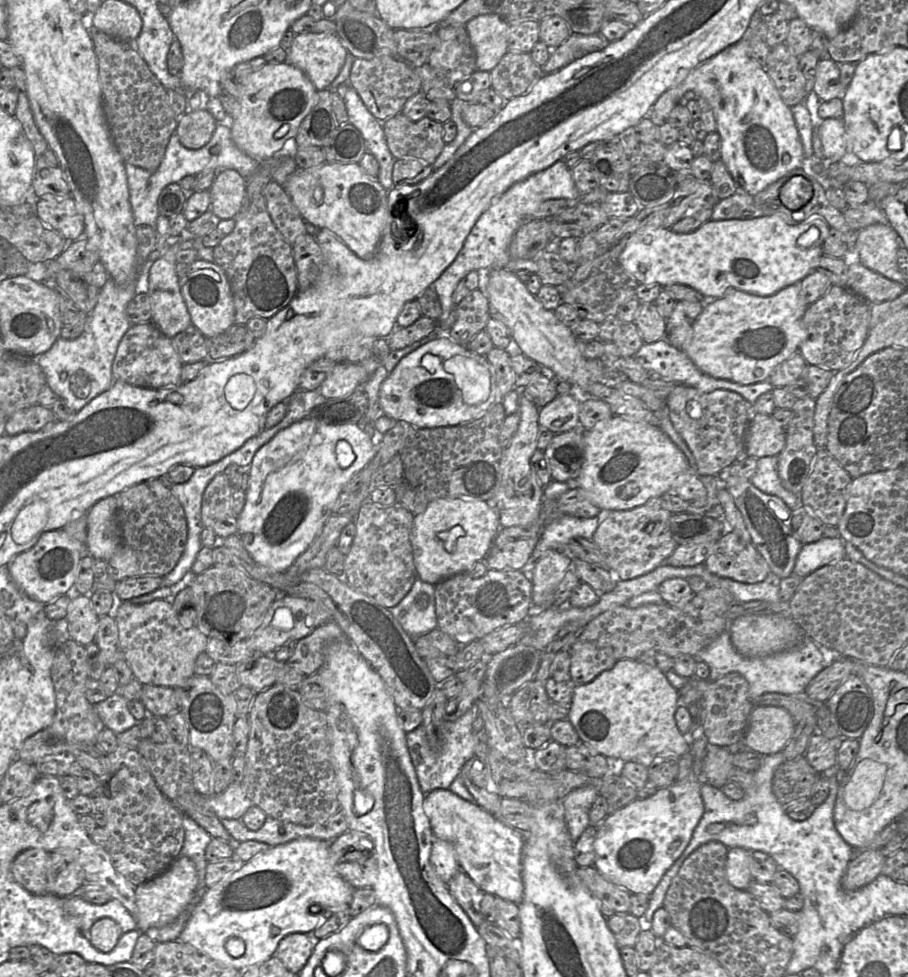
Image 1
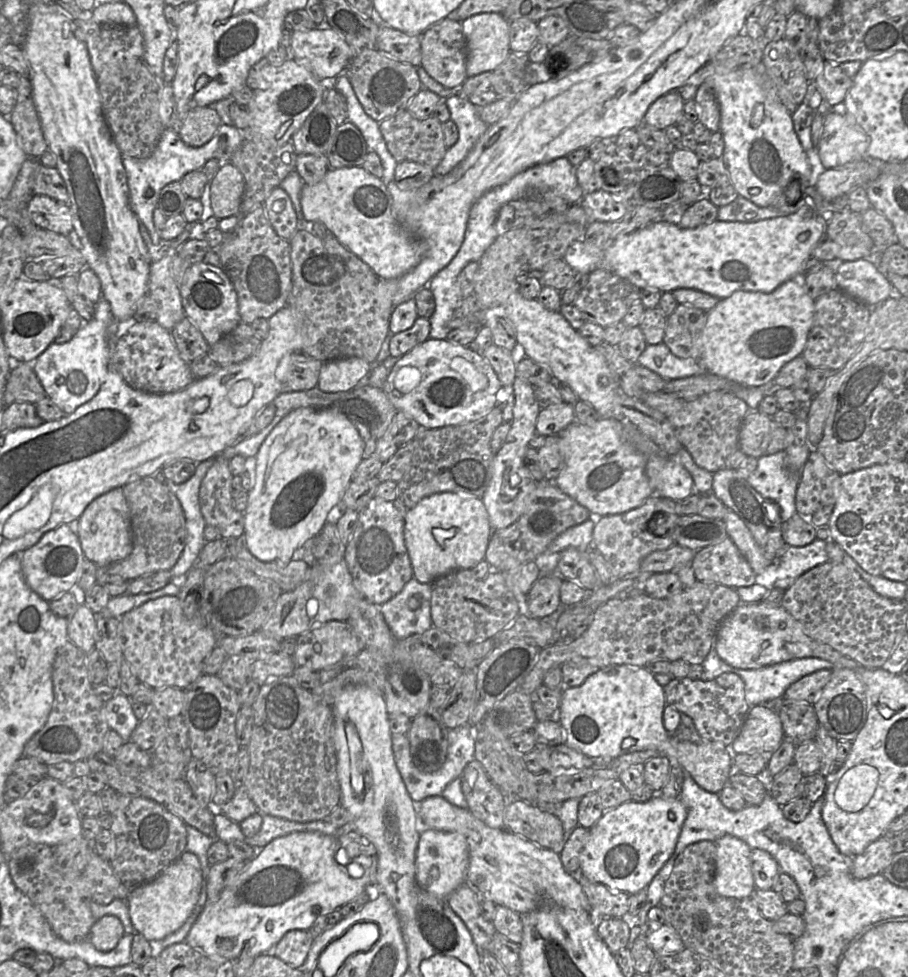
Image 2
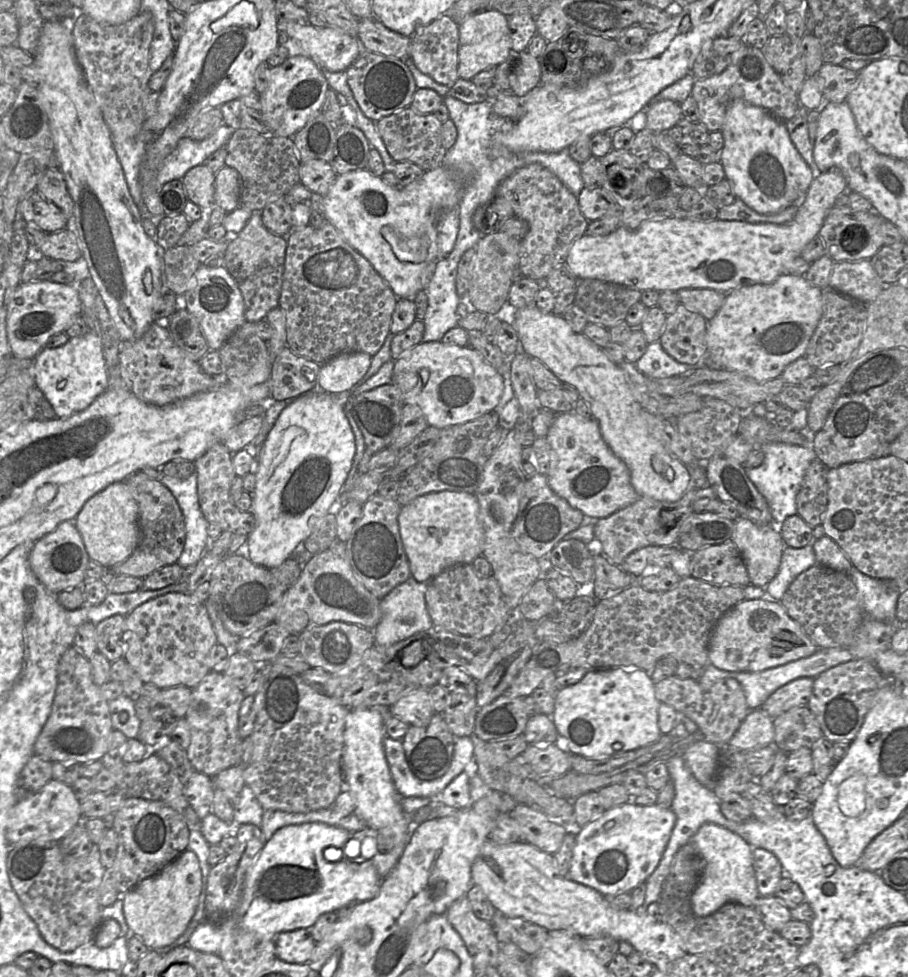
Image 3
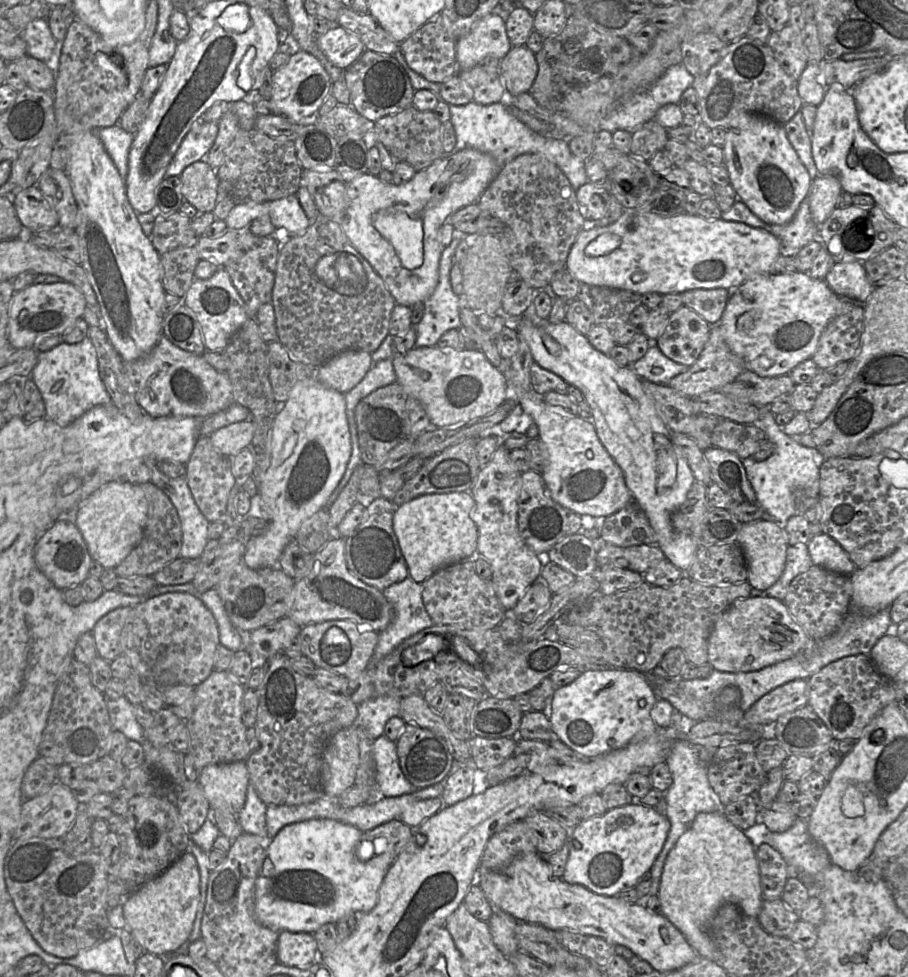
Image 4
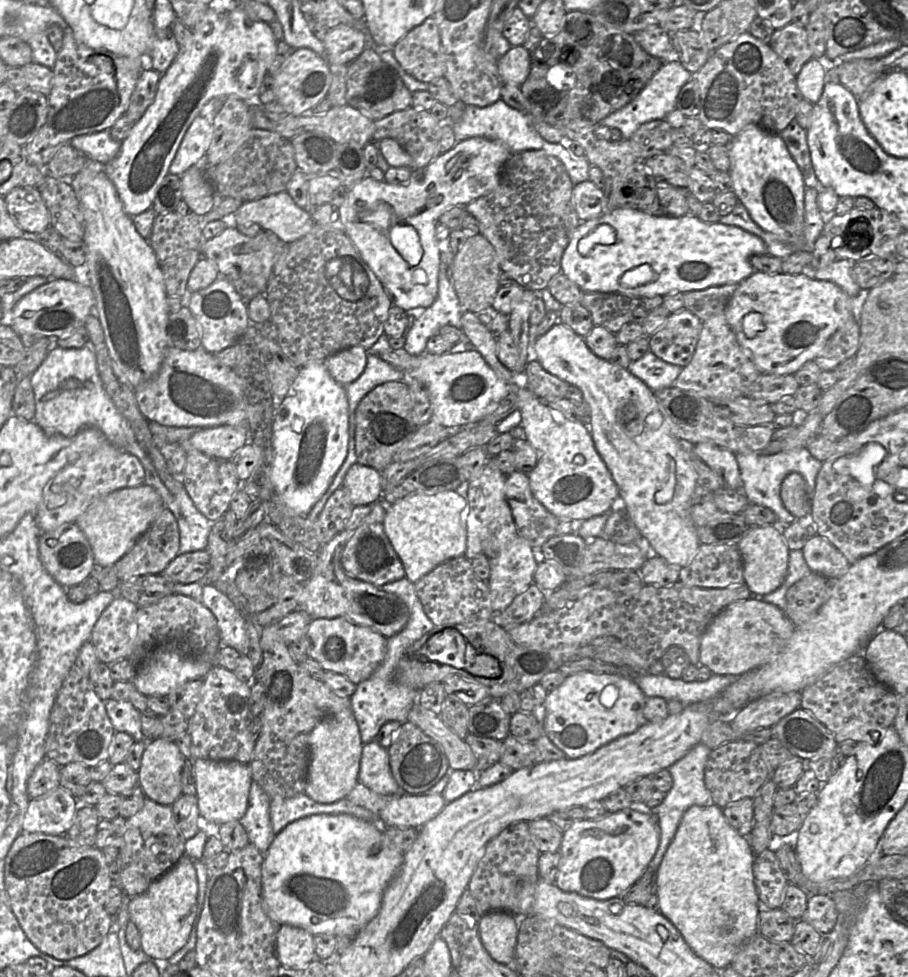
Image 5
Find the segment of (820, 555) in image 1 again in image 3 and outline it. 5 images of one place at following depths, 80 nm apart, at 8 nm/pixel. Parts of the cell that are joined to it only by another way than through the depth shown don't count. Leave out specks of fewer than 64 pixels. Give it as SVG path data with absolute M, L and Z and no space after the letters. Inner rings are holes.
M808 543L801 548L786 547L782 554L779 570L765 587L765 592L780 601L796 577L817 564L813 543Z

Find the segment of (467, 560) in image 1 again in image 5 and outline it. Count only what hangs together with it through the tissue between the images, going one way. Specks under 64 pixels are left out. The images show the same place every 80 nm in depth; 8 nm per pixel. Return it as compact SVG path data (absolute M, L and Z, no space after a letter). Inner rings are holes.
M455 490L408 495L387 505L384 531L403 563L406 577L416 583L438 565L464 556L467 547L467 500Z

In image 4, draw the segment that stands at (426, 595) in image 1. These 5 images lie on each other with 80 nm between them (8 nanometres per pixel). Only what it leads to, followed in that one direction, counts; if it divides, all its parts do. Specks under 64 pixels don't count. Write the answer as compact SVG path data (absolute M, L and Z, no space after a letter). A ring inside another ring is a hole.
M409 576L402 582L387 587L382 593L394 609L394 618L389 626L379 633L379 640L370 664L376 664L390 654L400 643L434 625L428 615L422 600L423 586Z

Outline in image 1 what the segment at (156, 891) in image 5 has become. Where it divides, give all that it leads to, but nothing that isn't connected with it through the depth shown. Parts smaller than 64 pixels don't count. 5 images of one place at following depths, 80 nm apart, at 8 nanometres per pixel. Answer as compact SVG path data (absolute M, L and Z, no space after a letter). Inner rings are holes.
M179 856L168 869L159 876L135 888L138 908L137 924L142 933L154 931L177 919L193 898L198 884L196 867L186 856Z

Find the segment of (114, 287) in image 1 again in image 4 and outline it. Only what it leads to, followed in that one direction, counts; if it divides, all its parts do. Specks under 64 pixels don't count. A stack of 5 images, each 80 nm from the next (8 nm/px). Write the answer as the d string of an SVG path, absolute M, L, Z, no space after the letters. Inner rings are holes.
M88 336L79 343L63 342L51 350L40 352L31 380L43 397L45 418L60 426L70 424L95 406L113 404L100 376L96 349Z

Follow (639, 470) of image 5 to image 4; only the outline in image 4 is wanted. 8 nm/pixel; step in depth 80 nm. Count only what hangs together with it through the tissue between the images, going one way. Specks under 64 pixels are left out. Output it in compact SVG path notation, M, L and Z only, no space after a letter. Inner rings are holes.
M533 303L519 317L517 333L518 340L522 336L527 342L535 362L582 392L592 411L596 434L622 470L633 501L646 514L665 559L686 572L698 545L690 534L674 530L671 517L685 501L696 480L681 450L673 444L671 434L643 391L641 378L631 367L620 366L608 354L595 349L587 336L567 321L550 323L548 319L538 317Z

